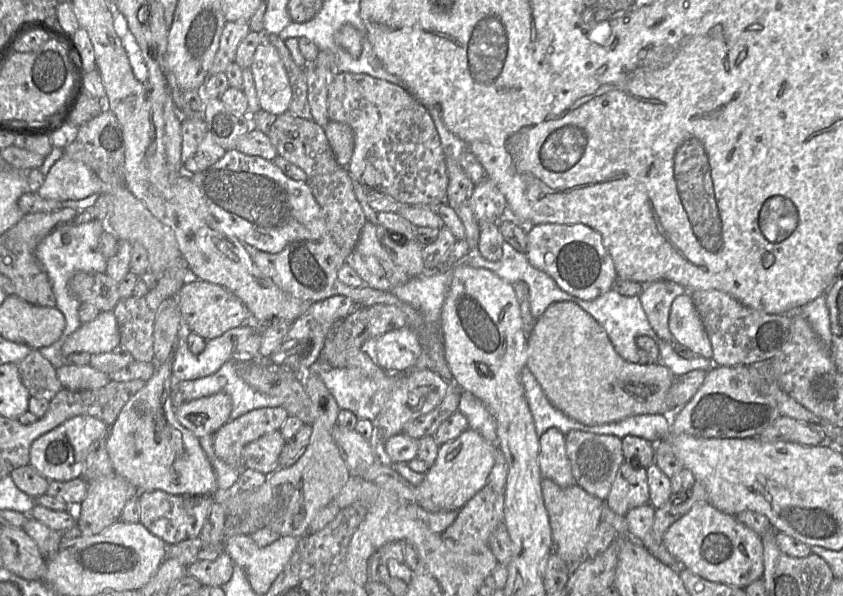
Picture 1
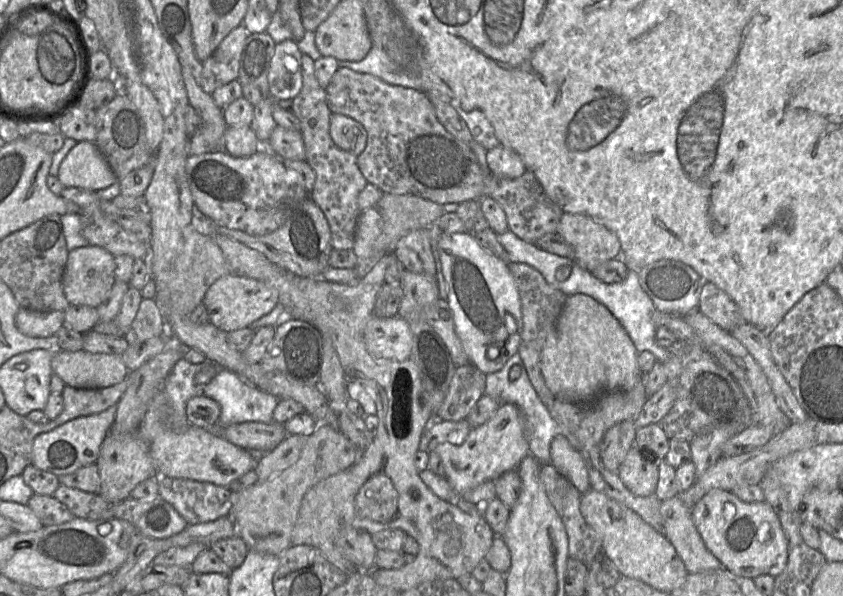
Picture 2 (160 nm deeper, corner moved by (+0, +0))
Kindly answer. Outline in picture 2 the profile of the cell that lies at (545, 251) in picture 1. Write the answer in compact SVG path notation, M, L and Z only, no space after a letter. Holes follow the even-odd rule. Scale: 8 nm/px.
M563 213L556 234L572 246L573 259L589 272L607 260L621 258L616 234L587 215Z

